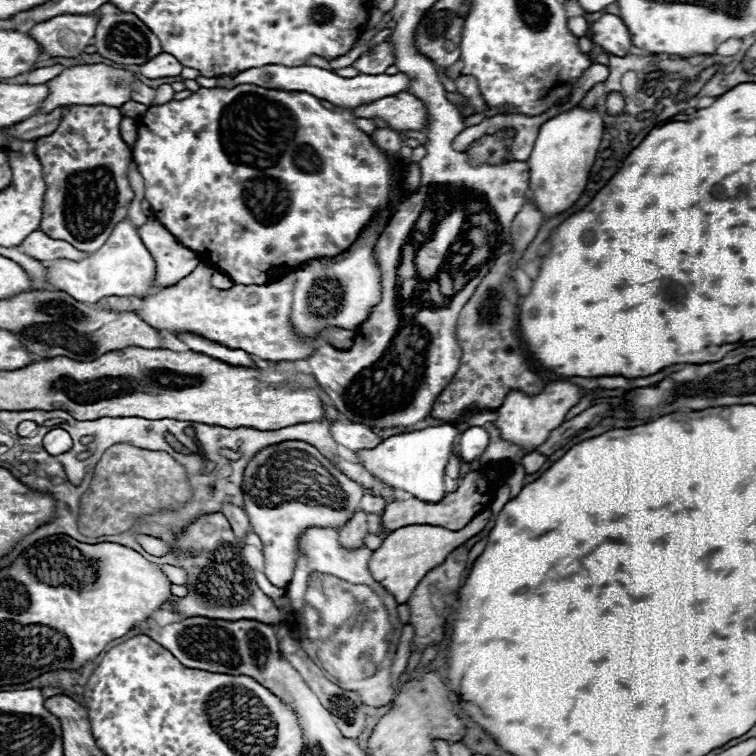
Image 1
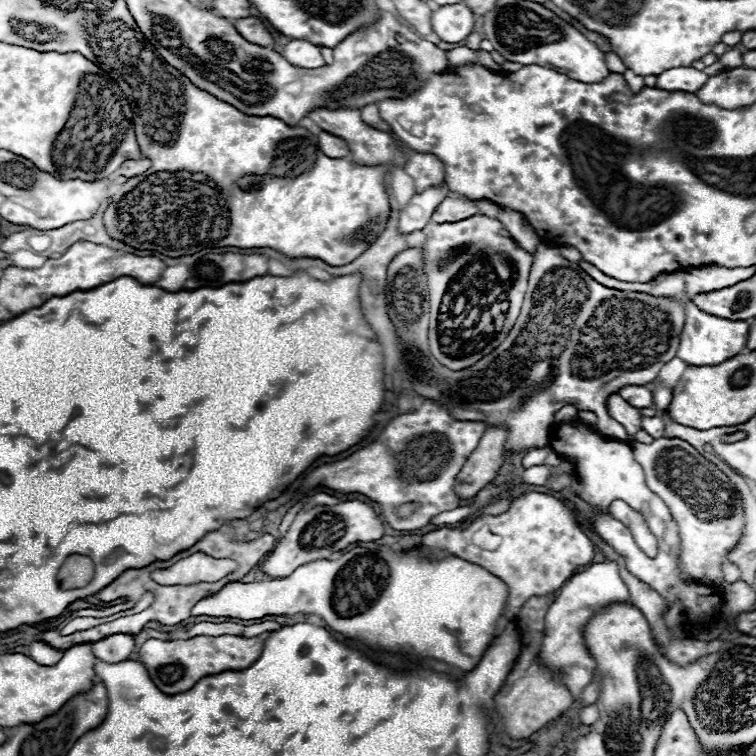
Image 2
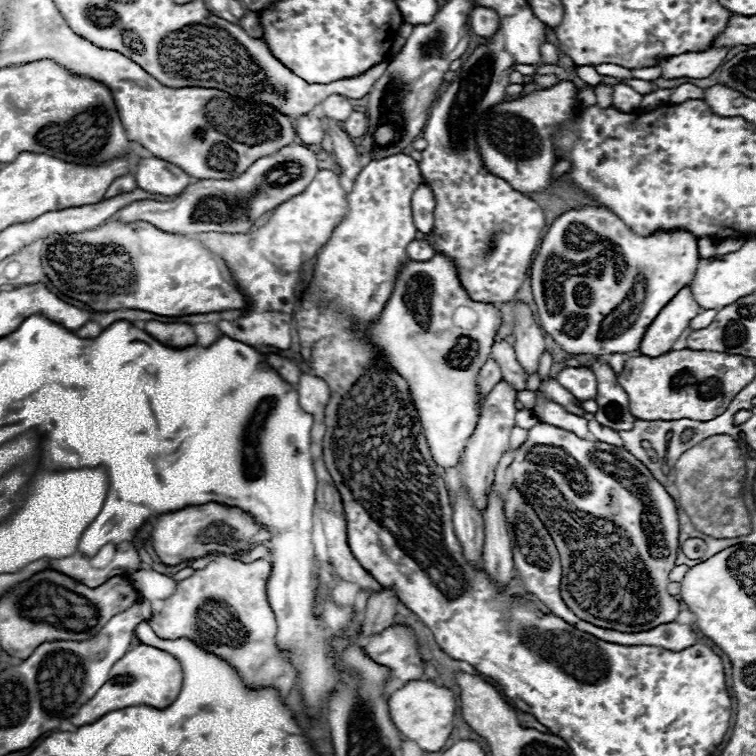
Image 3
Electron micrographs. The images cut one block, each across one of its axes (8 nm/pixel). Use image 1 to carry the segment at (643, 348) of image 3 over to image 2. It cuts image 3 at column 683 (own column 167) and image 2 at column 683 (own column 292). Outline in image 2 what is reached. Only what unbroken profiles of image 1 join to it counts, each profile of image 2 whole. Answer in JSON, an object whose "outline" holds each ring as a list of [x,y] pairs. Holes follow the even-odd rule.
{"outline":[[[580,260],[578,262],[580,268],[584,268],[596,282],[604,284],[606,288],[616,288],[622,292],[648,292],[654,296],[670,296],[670,298],[680,298],[684,292],[684,274],[682,272],[670,272],[670,274],[660,274],[654,280],[650,280],[648,284],[640,284],[640,282],[620,282],[612,276],[604,276],[604,272],[600,272],[596,266]],[[692,302],[686,304],[686,324],[680,336],[680,346],[678,346],[678,358],[692,366],[716,366],[722,364],[724,360],[740,354],[746,348],[748,340],[748,322],[744,320],[726,320],[726,318],[716,318],[708,316],[706,312],[698,310]]]}

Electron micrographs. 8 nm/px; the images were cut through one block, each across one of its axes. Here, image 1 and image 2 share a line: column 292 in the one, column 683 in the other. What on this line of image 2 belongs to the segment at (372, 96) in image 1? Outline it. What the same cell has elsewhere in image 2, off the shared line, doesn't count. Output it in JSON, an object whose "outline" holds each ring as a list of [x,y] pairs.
{"outline":[[[678,66],[664,70],[658,74],[658,88],[668,88],[670,92],[682,90],[682,92],[696,92],[702,88],[702,84],[708,80],[708,76],[692,66]]]}

